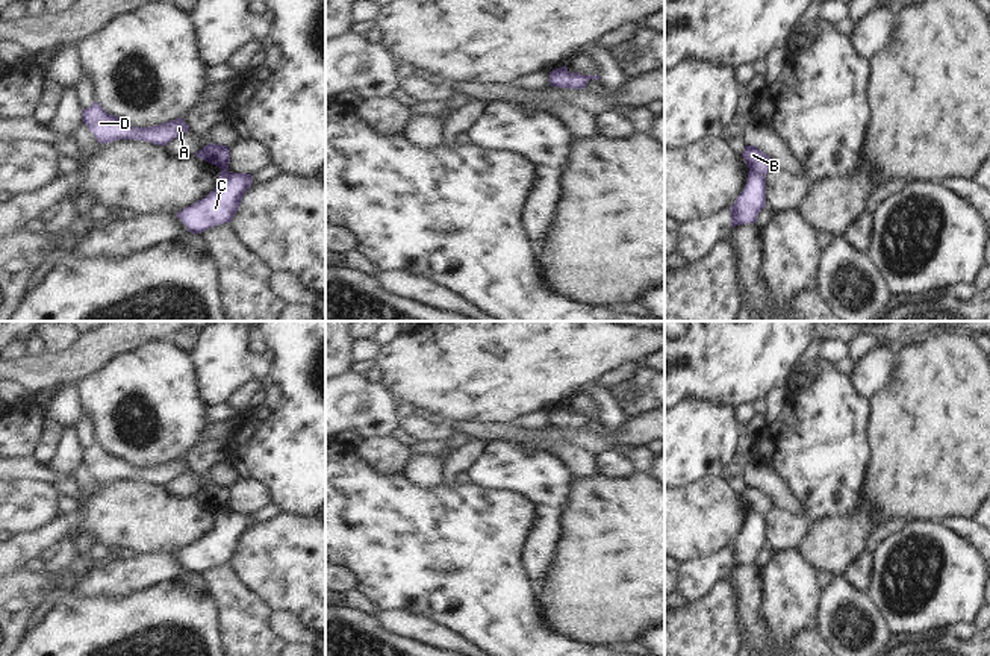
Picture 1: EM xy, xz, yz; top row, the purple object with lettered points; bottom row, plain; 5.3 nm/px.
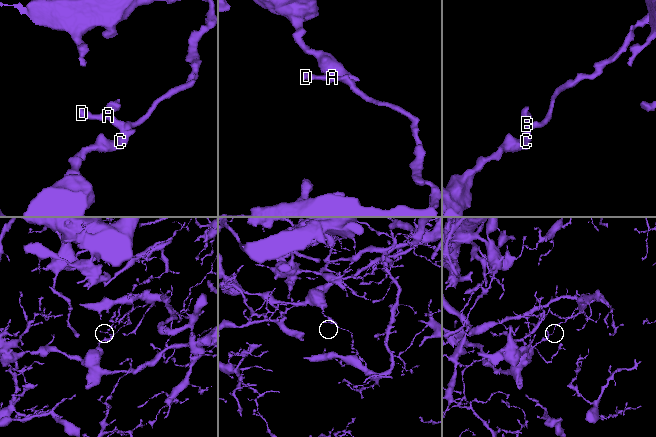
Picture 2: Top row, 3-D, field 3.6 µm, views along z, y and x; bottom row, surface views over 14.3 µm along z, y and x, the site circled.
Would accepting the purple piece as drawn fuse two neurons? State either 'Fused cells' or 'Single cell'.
Fused cells.

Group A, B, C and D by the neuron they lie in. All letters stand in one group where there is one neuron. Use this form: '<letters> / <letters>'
A B D / C

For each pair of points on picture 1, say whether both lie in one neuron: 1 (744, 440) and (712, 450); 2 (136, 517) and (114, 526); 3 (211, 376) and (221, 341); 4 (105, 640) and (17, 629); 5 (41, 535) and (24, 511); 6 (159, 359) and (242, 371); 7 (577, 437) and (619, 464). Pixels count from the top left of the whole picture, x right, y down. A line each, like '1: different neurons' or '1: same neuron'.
1: different neurons
2: same neuron
3: same neuron
4: different neurons
5: different neurons
6: different neurons
7: different neurons

